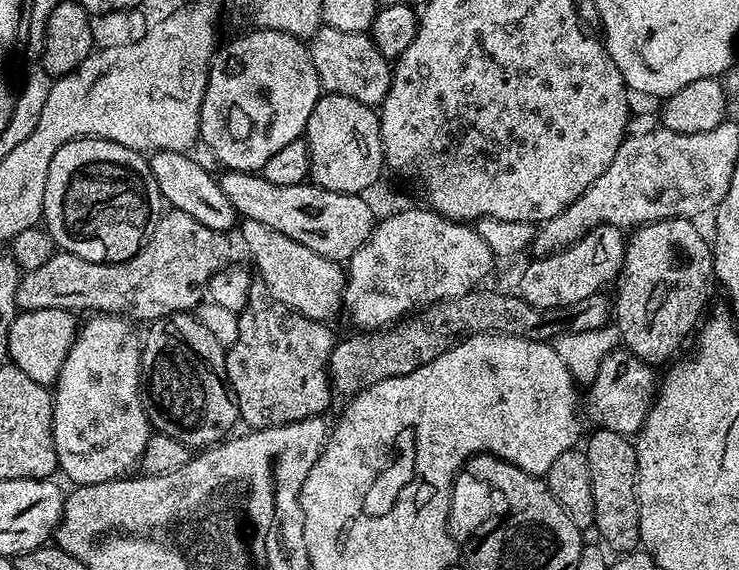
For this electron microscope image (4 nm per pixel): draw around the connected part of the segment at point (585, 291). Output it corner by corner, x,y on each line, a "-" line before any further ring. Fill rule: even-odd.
602,224
597,228
590,229
580,240
574,242
568,248
555,252
551,256
533,259
533,264
528,264
524,268
524,273
520,276
520,288
518,294
530,306
541,310
546,308
565,308
574,302
582,302
582,298
590,298
599,293
599,288
604,288
613,283
620,275
620,268
624,265
624,245
626,236
621,229
614,225

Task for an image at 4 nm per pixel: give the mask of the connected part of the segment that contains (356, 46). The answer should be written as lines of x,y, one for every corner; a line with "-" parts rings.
320,27
307,41
308,53
318,70
320,87
334,96
354,98
363,104
379,106
386,98
392,81
393,65
374,46
368,32
346,34
346,30

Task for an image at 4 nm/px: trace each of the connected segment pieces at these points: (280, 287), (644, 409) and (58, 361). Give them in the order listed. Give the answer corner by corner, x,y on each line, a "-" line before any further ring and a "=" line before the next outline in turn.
244,220
239,225
239,232
244,239
244,248
252,259
251,267
258,273
259,283
266,286
266,290
275,300
311,320
331,321
336,308
338,312
341,307
346,279
345,269
337,261
322,258
322,254
314,254
310,246
294,242
294,238
286,238
286,234
278,234
278,230
262,226
262,222
=
617,350
602,362
594,382
587,389
588,404
596,415
596,424
625,434
639,433
646,422
652,402
658,395
658,372
653,365
639,360
633,352
=
47,308
46,310
24,310
14,318
8,335
8,360
16,365
22,374
34,378
34,382
45,386
55,385
58,374
62,370
62,362
66,362
66,354
72,343
76,341
78,331
78,320
75,320
73,313
67,308

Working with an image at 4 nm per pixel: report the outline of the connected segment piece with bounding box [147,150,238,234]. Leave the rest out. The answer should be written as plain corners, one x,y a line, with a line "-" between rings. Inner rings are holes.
162,150
151,153
147,157
150,170
154,174
154,182
158,182
158,190
165,205
171,206
182,214
190,214
194,222
202,222
202,226
210,226
215,232
231,233
237,227
238,217
230,198
222,194
222,188
215,175
211,176
198,161
188,152
171,152

